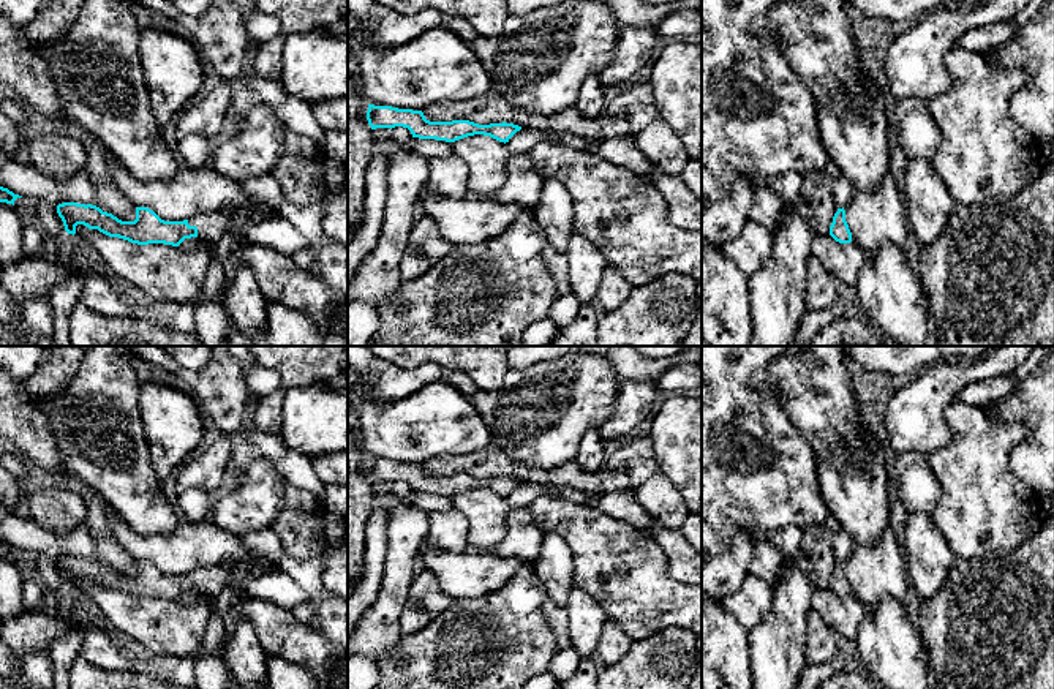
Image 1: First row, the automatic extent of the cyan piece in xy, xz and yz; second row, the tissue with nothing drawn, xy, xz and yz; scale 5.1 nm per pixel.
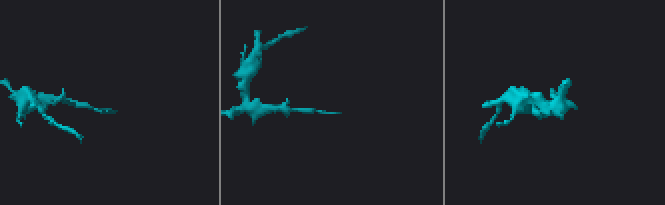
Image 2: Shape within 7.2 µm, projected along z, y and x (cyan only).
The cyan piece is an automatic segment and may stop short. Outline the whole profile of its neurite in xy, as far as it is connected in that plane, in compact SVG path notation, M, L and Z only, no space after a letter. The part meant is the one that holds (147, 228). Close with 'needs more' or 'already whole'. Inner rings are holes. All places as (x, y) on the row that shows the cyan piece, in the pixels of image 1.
M63 202L57 213L68 234L76 226L98 229L109 237L119 237L137 245L164 243L179 247L185 239L198 237L216 243L223 235L235 235L254 245L265 245L275 251L294 256L310 247L308 240L283 216L275 215L254 224L235 226L224 212L196 213L183 221L164 221L147 207L136 207L134 221L122 221L112 213L92 204Z | needs more

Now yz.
M838 209L838 212L833 216L833 223L830 226L830 235L839 242L839 243L850 243L852 242L852 232L849 229L849 224L845 221L845 210Z | already whole

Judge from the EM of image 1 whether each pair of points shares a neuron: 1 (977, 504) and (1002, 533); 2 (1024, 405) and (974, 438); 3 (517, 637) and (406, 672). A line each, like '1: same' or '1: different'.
1: same
2: different
3: same

